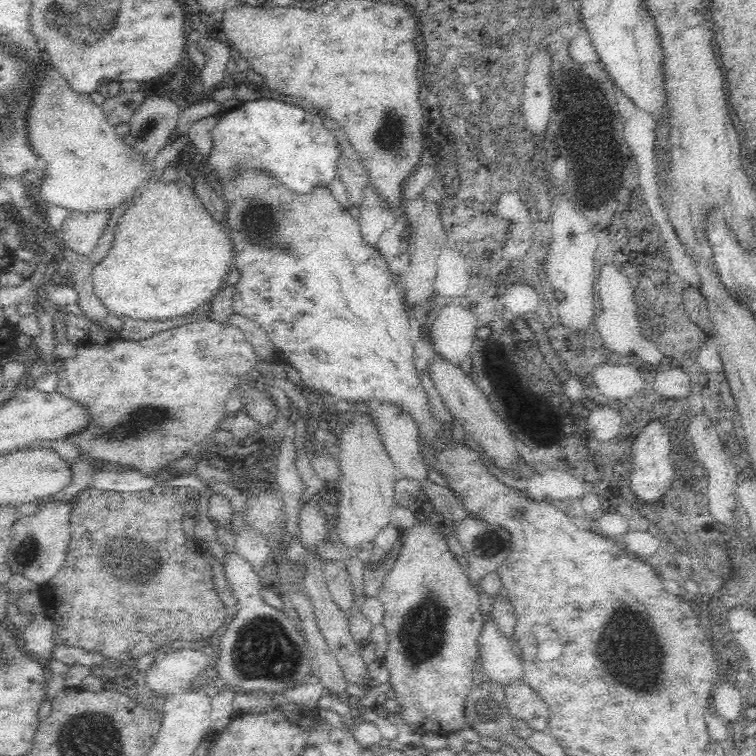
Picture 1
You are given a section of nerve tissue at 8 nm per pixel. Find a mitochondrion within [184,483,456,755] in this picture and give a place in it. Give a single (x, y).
(266, 652)

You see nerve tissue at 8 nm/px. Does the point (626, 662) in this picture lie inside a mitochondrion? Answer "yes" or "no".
yes

